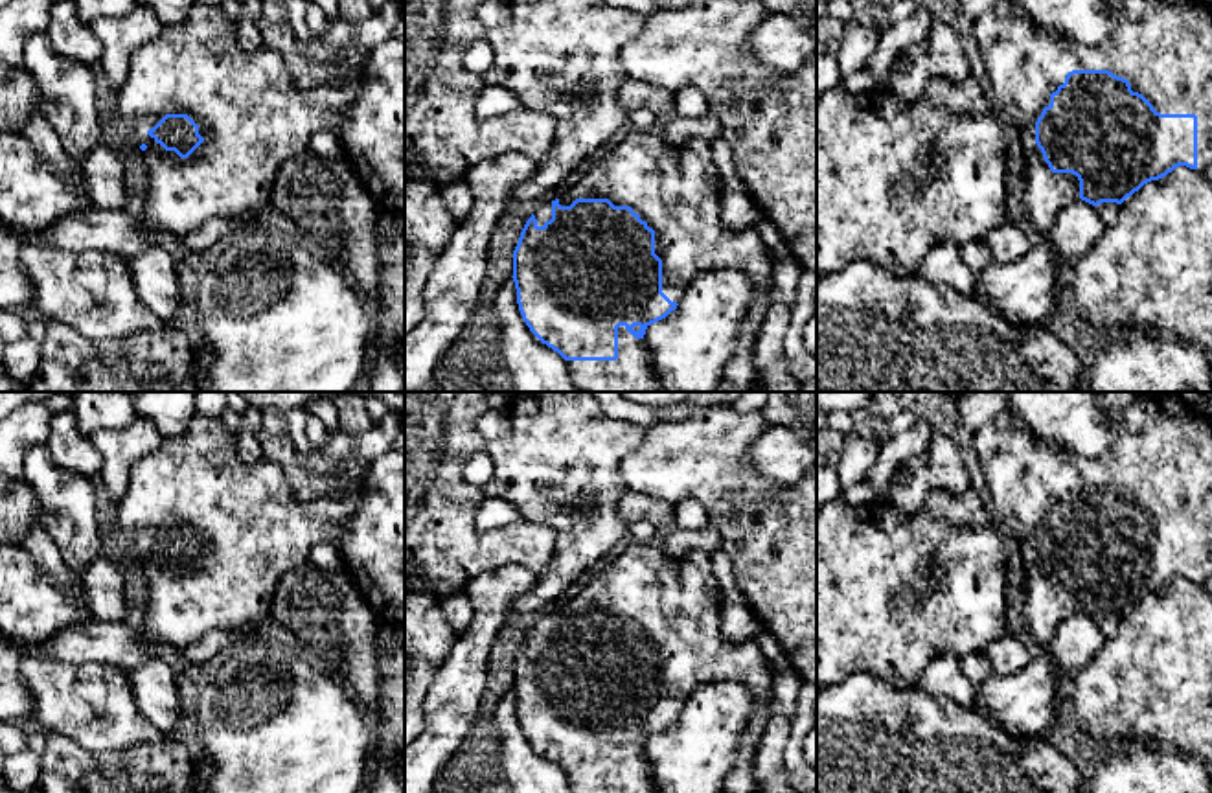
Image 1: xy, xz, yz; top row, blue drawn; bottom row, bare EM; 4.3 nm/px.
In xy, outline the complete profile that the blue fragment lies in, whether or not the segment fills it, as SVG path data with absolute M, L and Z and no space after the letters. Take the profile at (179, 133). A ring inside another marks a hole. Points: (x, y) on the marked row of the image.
M195 2L186 18L167 24L162 33L140 46L131 59L127 79L118 88L114 112L129 123L127 147L143 151L147 171L143 224L151 234L167 230L186 236L213 217L237 217L269 204L280 167L309 149L320 131L335 131L364 88L364 72L353 70L337 83L303 92L283 57L263 44L250 53L237 42L235 24L219 6Z

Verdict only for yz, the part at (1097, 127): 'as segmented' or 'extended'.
extended

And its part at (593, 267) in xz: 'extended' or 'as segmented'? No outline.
extended

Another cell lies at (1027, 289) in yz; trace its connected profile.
M1046 245L1012 263L989 263L977 274L975 296L1004 322L1041 322L1058 300L1058 282L1072 269Z

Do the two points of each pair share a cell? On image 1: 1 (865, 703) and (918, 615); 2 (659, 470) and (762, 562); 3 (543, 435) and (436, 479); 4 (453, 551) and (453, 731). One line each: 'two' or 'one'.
1: two
2: one
3: two
4: two

